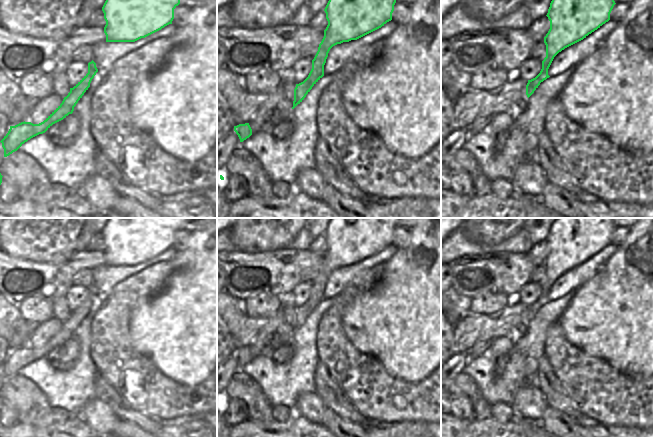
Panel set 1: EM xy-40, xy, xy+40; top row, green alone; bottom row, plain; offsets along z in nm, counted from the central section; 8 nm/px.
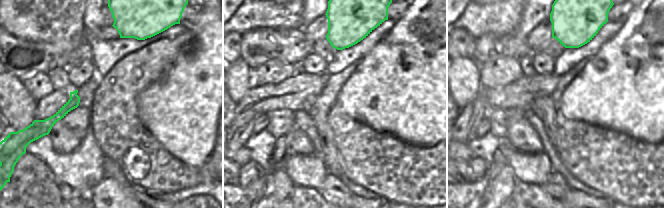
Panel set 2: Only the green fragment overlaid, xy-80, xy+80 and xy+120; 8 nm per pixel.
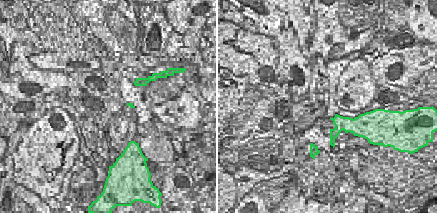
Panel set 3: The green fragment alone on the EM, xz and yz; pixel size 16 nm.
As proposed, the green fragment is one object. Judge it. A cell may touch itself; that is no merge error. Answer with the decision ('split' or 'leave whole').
leave whole

